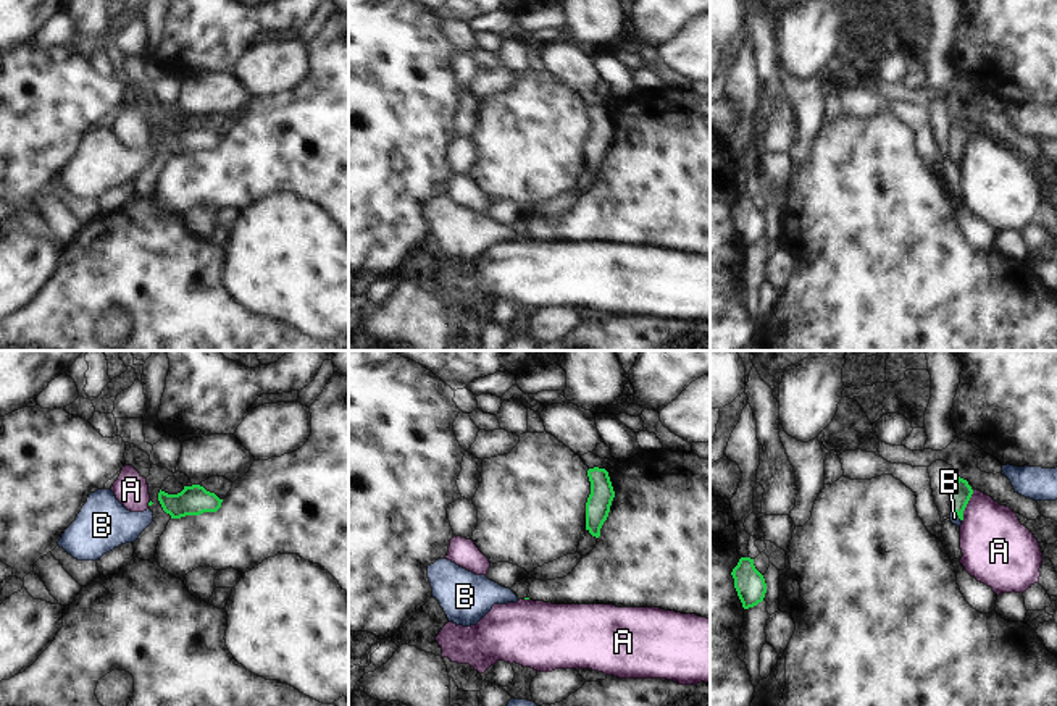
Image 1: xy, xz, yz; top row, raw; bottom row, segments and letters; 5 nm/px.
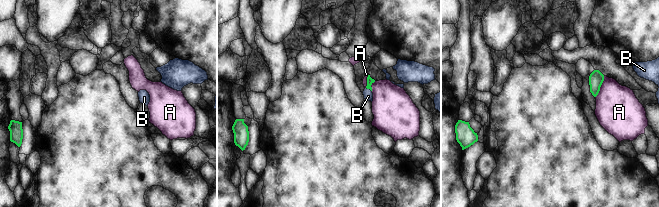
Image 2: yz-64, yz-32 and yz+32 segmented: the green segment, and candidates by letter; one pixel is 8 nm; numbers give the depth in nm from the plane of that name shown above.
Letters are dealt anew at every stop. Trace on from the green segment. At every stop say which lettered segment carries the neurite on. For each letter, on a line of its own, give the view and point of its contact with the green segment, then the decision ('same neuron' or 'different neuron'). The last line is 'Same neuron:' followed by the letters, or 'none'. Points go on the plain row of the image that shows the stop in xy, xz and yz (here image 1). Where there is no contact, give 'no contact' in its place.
A: meets green in yz at (965, 144); different neuron
B: meets green in yz at (957, 152); same neuron
Same neuron: B

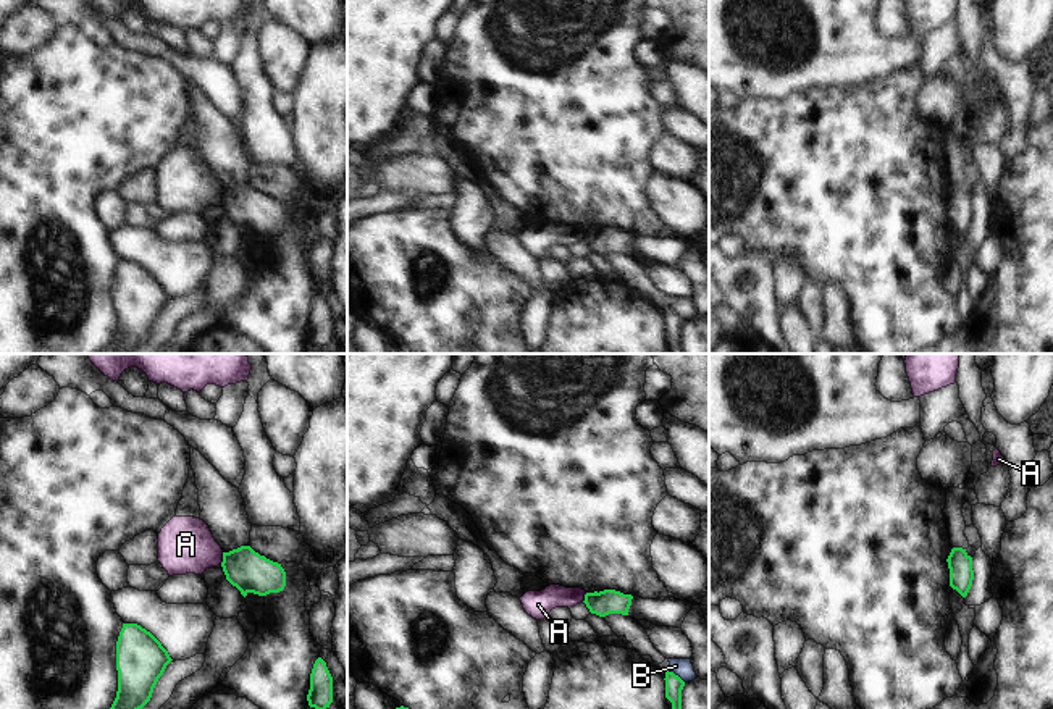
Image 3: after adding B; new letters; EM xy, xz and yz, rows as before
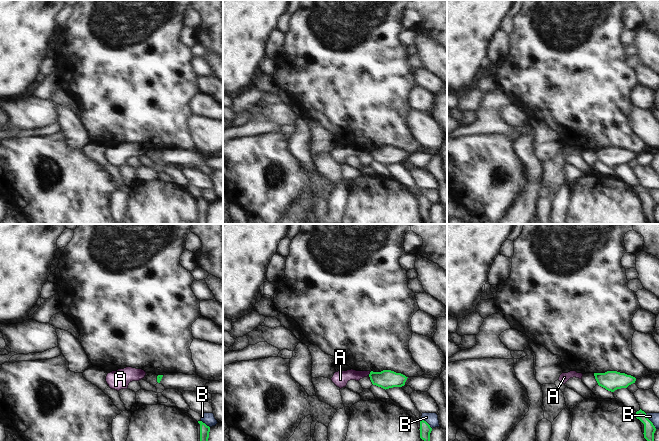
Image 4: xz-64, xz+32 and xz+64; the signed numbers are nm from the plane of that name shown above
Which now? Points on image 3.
A: meets green in xy at (223, 197); different neuron
B: meets green in xz at (677, 314); different neuron
Same neuron: none

